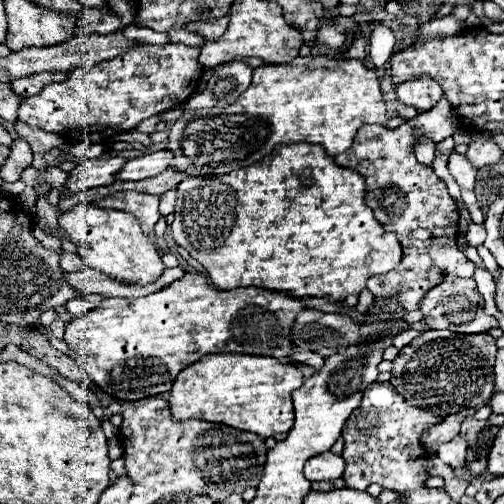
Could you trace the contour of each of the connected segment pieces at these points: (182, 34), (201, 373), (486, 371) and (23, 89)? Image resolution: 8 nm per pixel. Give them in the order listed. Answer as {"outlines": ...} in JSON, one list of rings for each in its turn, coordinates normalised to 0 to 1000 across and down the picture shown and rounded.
{"outlines":[[[[367,56],[335,60],[335,71],[339,71],[339,83],[363,83],[363,87],[375,87],[375,91],[399,91],[399,79],[403,79],[395,67],[375,63]]],[[[502,702],[403,706],[355,738],[339,770],[335,802],[347,833],[391,829],[534,869],[542,861],[569,861],[581,849],[577,778],[597,762],[601,742],[577,718]]],[[[851,655],[792,698],[780,714],[776,738],[784,738],[784,762],[792,762],[788,774],[808,798],[891,825],[919,810],[946,810],[962,802],[982,778],[982,702],[986,687],[974,663],[923,667],[895,655]]],[[[77,143],[77,147],[65,147],[65,151],[54,151],[54,155],[38,155],[38,159],[26,159],[22,171],[26,171],[26,183],[42,187],[42,190],[69,190],[85,179],[85,171],[93,167],[105,167],[105,163],[125,163],[133,155],[129,143]]]]}

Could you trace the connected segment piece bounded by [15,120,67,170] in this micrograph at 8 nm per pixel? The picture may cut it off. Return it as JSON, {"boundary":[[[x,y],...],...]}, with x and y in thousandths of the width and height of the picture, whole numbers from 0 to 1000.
{"boundary":[[[38,238],[30,242],[30,258],[34,258],[34,266],[38,266],[46,278],[58,282],[58,290],[62,290],[62,298],[65,298],[65,306],[69,306],[65,329],[69,329],[73,337],[89,337],[89,333],[93,333],[89,321],[85,321],[85,306],[89,306],[93,298],[101,298],[101,294],[121,294],[133,284],[123,270],[113,270],[113,266],[105,266],[105,262],[89,262],[89,258],[81,258],[81,254],[65,254],[65,250],[58,250],[58,246],[50,246],[50,242],[38,242]]]}

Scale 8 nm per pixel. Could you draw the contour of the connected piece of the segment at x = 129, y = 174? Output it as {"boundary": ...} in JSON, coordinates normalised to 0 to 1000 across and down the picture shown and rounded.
{"boundary":[[[315,298],[308,306],[292,306],[280,313],[252,317],[248,329],[228,345],[228,357],[288,357],[296,349],[323,341],[335,329],[339,313],[343,313],[339,302]]]}

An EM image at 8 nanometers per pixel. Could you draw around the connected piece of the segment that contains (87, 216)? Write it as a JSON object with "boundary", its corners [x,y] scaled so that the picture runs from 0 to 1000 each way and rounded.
{"boundary":[[[157,405],[117,429],[117,448],[153,488],[153,500],[173,528],[208,540],[212,548],[260,563],[300,563],[327,536],[308,484],[284,464],[272,433],[240,417],[208,417],[188,405]]]}

